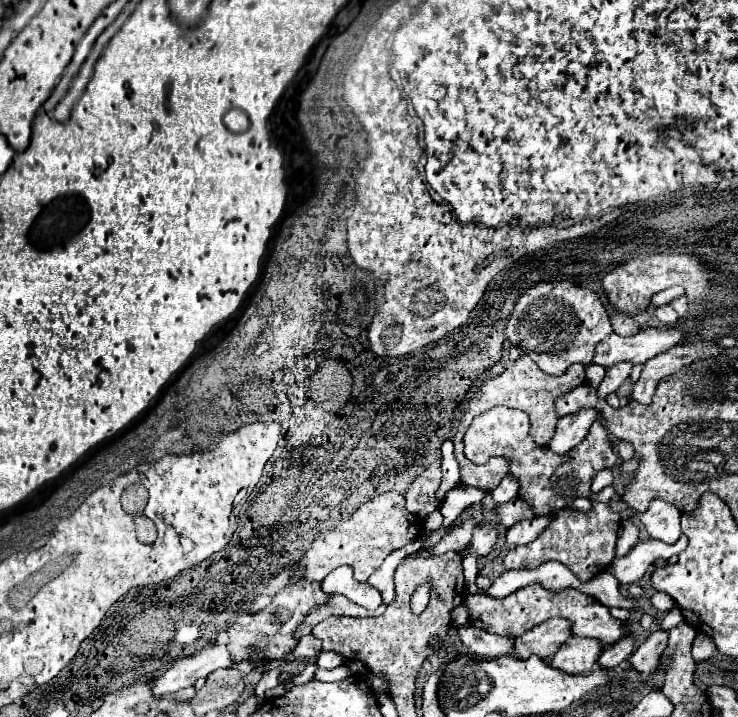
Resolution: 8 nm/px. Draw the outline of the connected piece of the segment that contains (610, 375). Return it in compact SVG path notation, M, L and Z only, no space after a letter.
M617 362L611 368L607 368L607 374L605 374L605 378L597 390L599 398L605 398L609 392L615 392L629 378L631 370L633 370L631 362Z

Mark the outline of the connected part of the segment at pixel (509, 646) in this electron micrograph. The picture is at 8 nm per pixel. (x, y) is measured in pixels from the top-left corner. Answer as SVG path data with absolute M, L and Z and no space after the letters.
M465 624L463 628L457 630L461 636L461 642L467 646L471 653L481 658L491 659L505 656L513 652L513 638L503 638L497 634L487 634L479 628L473 628Z

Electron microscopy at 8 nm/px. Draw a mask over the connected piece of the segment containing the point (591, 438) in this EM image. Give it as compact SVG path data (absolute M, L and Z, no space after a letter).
M495 406L491 410L483 412L481 416L477 416L471 422L463 442L465 442L465 456L475 464L483 464L491 456L507 456L511 460L511 464L509 464L511 474L521 484L519 496L527 498L527 502L531 502L531 506L535 506L537 516L545 516L551 510L561 510L579 496L585 496L585 498L591 496L591 482L597 476L597 472L601 472L605 468L613 468L619 462L619 458L609 442L609 434L599 420L591 426L587 438L579 446L575 446L571 452L567 452L567 456L559 458L557 454L551 454L551 450L539 448L531 440L529 418L525 412L511 410L505 406Z

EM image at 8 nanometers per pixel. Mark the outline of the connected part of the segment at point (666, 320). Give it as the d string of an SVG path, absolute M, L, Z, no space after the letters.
M661 306L655 310L655 318L661 320L661 324L665 324L665 326L675 326L679 320L679 314L671 306Z

